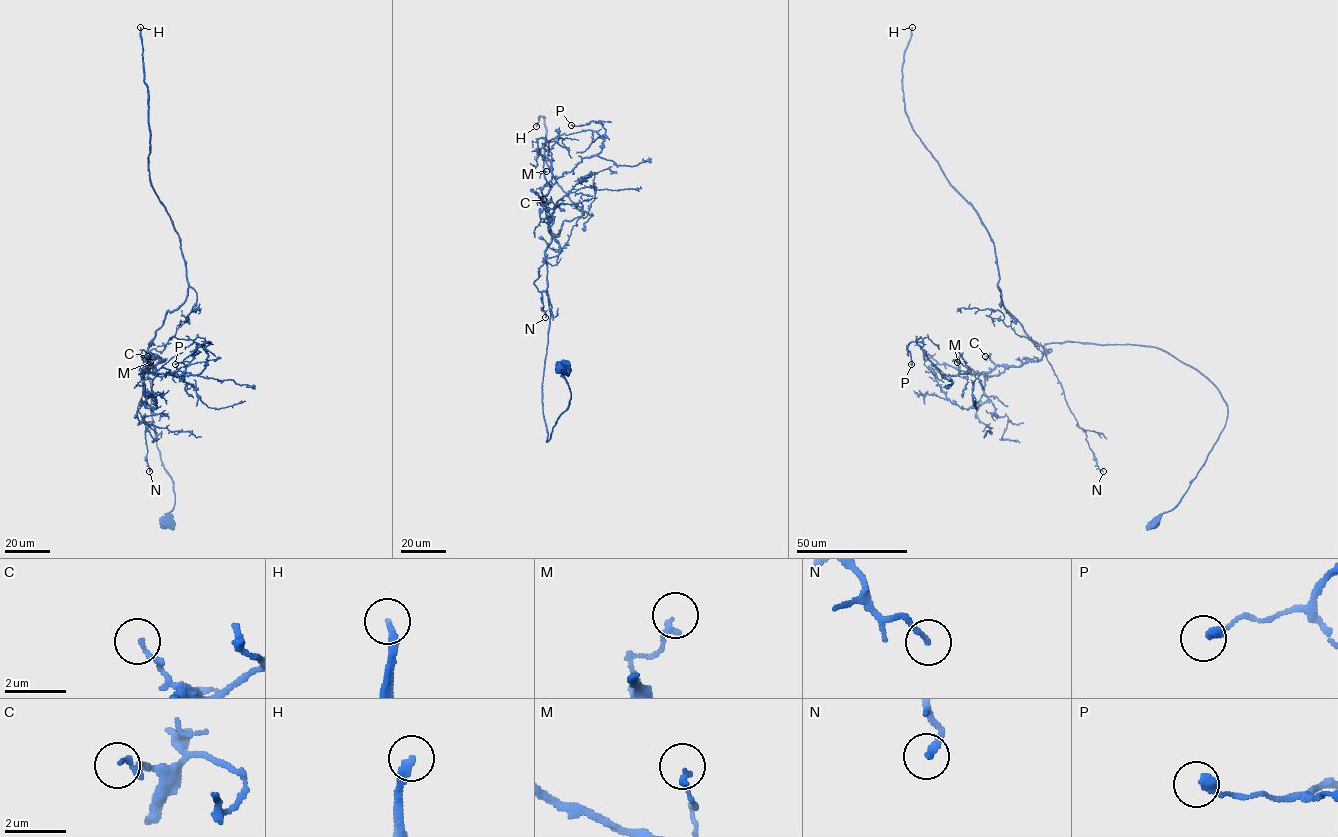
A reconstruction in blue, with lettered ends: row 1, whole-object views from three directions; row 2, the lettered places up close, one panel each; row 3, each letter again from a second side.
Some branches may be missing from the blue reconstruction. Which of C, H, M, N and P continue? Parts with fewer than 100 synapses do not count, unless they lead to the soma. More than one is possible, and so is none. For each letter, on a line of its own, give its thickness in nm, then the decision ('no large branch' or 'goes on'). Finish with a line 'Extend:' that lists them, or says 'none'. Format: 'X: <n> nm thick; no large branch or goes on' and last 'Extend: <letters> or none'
C: 90 nm thick; no large branch
H: 240 nm thick; goes on
M: 170 nm thick; no large branch
N: 190 nm thick; no large branch
P: 320 nm thick; no large branch
Extend: H

